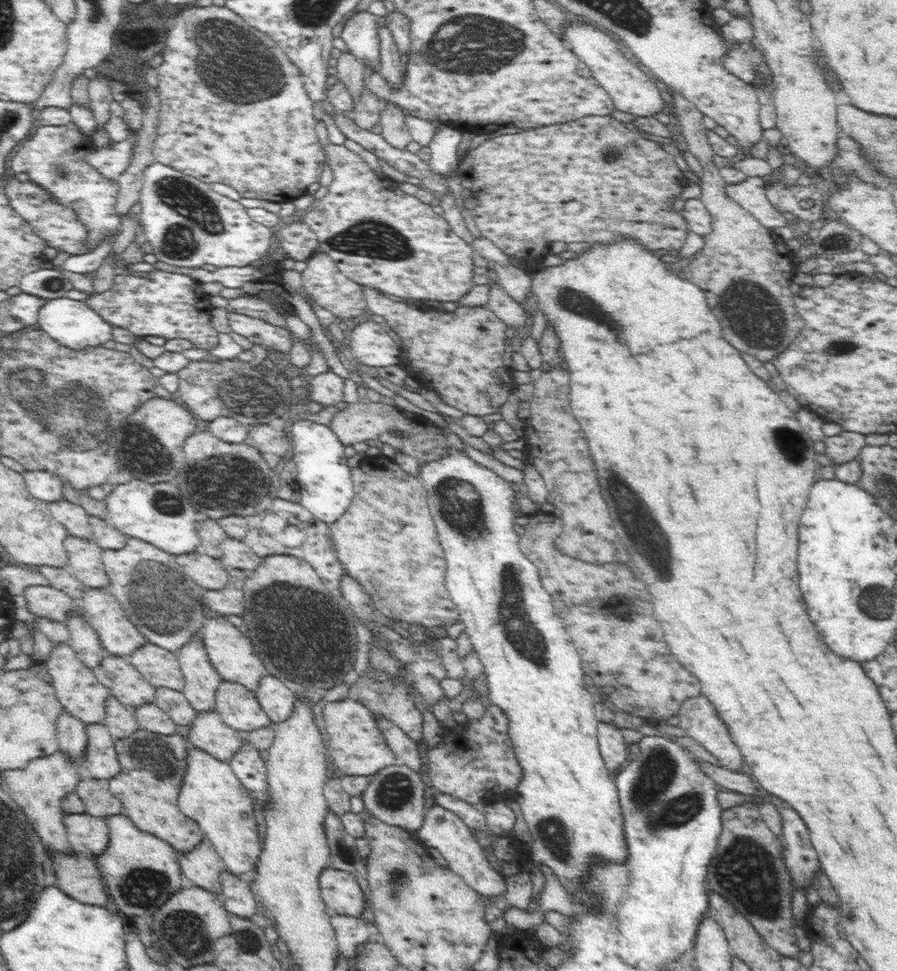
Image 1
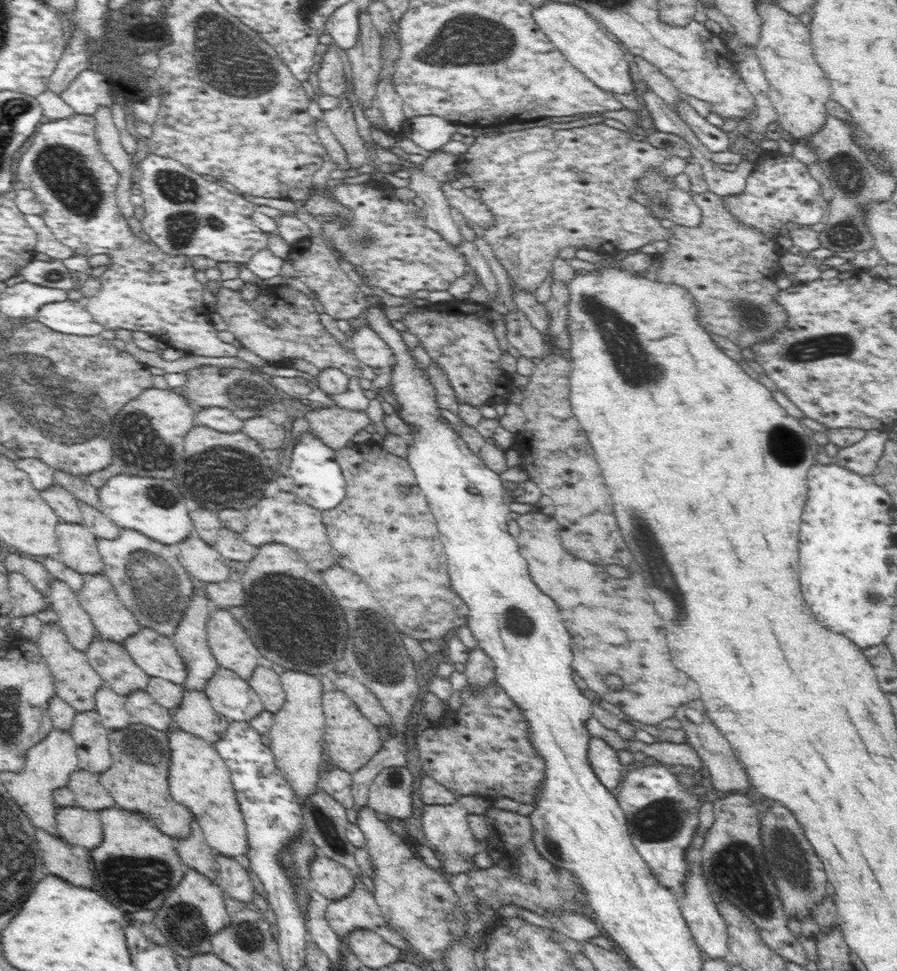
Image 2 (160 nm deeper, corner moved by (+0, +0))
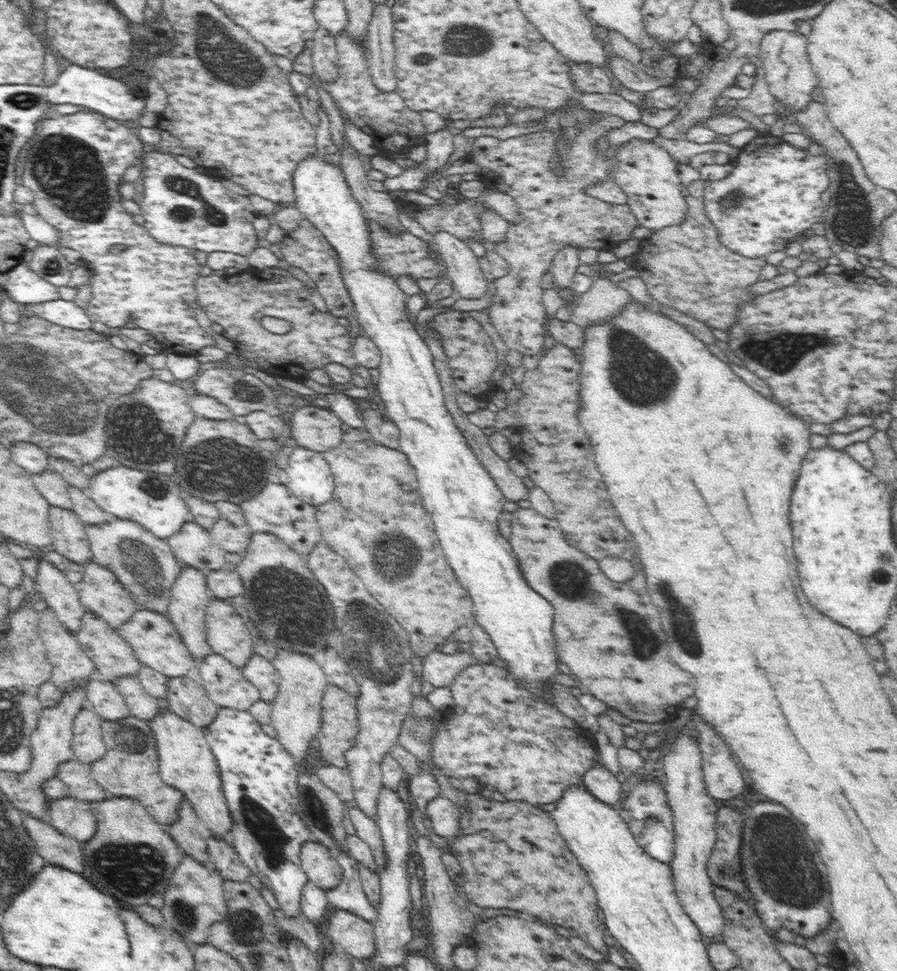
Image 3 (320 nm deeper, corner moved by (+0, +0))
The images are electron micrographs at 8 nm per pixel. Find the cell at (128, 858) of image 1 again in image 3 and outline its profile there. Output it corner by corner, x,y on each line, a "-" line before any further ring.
119,796
101,801
91,801
96,817
96,832
82,843
84,848
84,878
88,878
98,890
114,894
126,902
128,908
137,909
148,904
148,900
164,892
172,880
175,866
184,852
178,843
156,822
149,810
132,797

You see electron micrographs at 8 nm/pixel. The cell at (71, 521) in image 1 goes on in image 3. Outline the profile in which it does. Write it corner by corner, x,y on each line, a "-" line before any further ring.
51,468
44,470
42,474
32,475
39,493
52,505
68,510
73,510
72,494
69,485
63,477

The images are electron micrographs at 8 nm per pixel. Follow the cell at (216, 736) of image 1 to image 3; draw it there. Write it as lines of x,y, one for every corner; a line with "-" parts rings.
189,677
169,678
165,707
197,727
207,727
216,716
219,706
214,704
202,685

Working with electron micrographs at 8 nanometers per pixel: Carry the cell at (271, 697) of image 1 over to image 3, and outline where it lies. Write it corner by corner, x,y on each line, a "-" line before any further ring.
253,653
241,671
247,680
258,688
263,701
270,703
276,698
279,690
279,674
267,656

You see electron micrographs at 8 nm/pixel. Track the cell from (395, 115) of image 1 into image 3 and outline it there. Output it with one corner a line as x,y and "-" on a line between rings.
378,3
374,5
372,12
364,44
368,52
369,74
378,89
394,92
397,90
396,49
391,9
385,3

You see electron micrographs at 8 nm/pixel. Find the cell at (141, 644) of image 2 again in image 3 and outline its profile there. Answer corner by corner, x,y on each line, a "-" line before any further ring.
136,609
136,612
116,628
117,633
135,650
136,658
143,664
166,675
168,678
183,677
199,665
188,647
184,645
180,633
167,615
148,609

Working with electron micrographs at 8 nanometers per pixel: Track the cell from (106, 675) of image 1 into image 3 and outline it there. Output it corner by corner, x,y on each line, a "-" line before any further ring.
85,610
81,616
81,625
76,635
82,650
88,652
95,664
96,673
101,678
115,682
121,676
138,676
138,671
143,664
136,658
135,650
116,630
108,626
108,623
100,615

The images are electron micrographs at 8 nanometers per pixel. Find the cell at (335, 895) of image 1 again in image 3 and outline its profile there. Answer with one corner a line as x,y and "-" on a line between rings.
316,840
304,842
300,862
309,882
323,890
332,890
340,884
342,871
332,850

